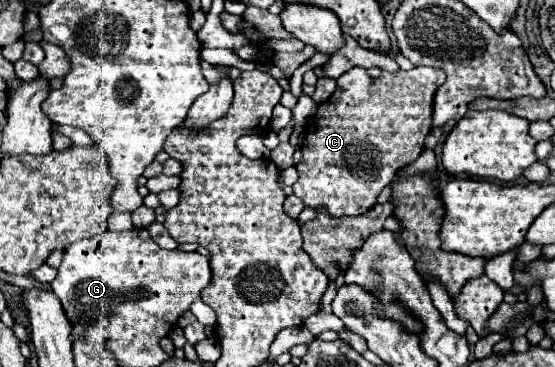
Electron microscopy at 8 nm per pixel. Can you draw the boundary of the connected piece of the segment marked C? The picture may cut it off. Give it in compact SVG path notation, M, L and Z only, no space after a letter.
M352 67L350 71L346 71L340 79L338 79L338 87L336 91L330 95L328 101L320 103L318 109L316 109L316 115L308 121L306 125L306 135L304 135L304 143L302 143L302 161L296 165L298 169L298 181L292 185L292 191L296 197L300 197L304 201L306 207L320 207L324 205L328 209L328 213L332 217L342 217L342 215L362 215L366 213L370 207L374 207L376 203L376 197L378 193L394 179L396 171L406 165L406 163L412 163L418 159L418 155L424 151L424 139L428 135L428 131L432 129L432 113L434 113L434 95L438 91L438 87L444 83L444 71L442 69L434 69L434 67L414 67L412 71L400 71L396 75L390 75L390 73L382 73L380 77L372 79L366 75L366 69L362 67Z

